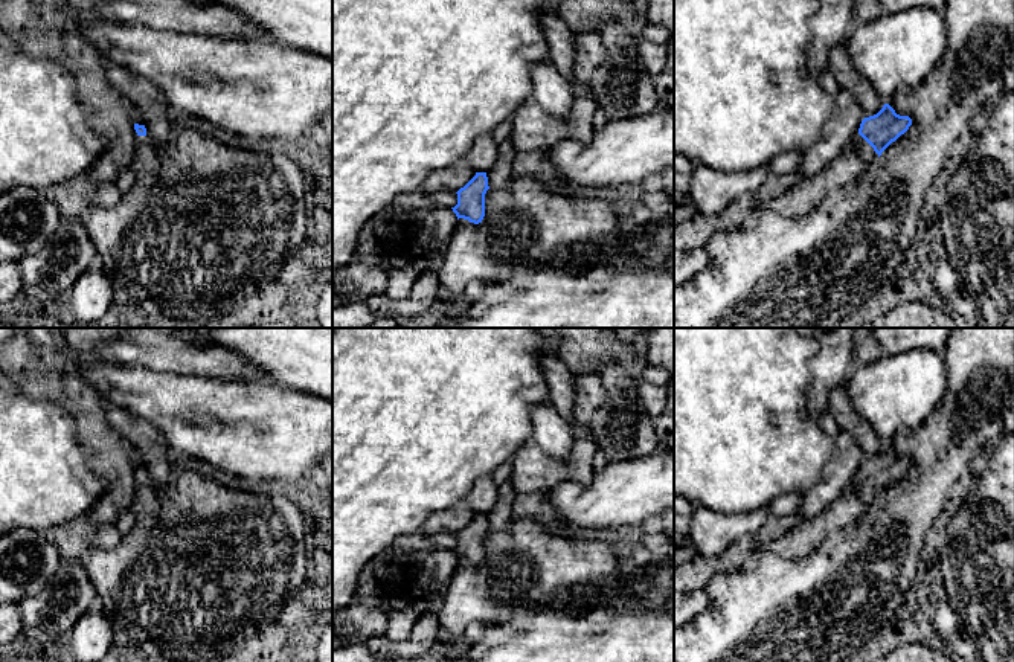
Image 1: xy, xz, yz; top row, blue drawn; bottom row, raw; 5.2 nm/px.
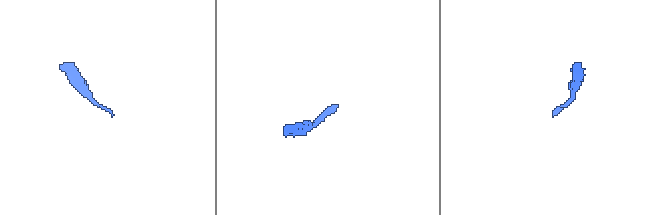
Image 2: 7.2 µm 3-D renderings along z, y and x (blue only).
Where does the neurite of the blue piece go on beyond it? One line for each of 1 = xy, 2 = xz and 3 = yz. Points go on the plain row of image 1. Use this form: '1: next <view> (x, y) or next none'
1: next xy (145, 501)
2: next none
3: next yz (807, 536)

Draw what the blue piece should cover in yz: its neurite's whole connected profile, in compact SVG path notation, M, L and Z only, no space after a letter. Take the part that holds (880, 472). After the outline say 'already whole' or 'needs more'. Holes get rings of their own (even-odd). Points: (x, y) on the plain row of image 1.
M884 445L877 456L862 462L858 470L862 479L852 490L840 494L813 519L796 525L784 537L770 543L767 549L785 558L796 558L814 551L829 535L857 522L910 467L909 458L900 458L889 445Z | needs more

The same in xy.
M134 465L137 474L137 484L134 488L134 497L131 503L131 511L139 517L148 514L156 517L160 511L160 497L154 485L146 479L145 467Z | needs more

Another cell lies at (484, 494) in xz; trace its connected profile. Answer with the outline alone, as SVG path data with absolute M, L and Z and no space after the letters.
M493 476L477 479L465 502L476 514L488 514L497 502L497 487Z

